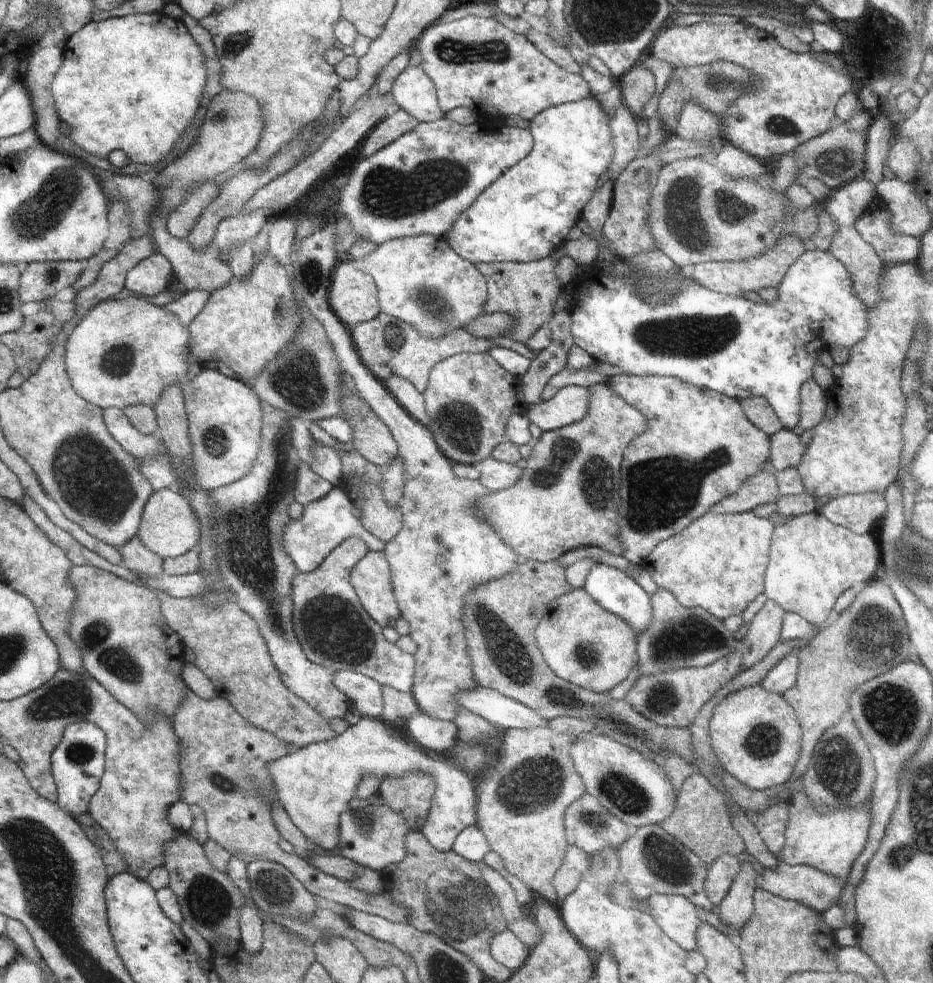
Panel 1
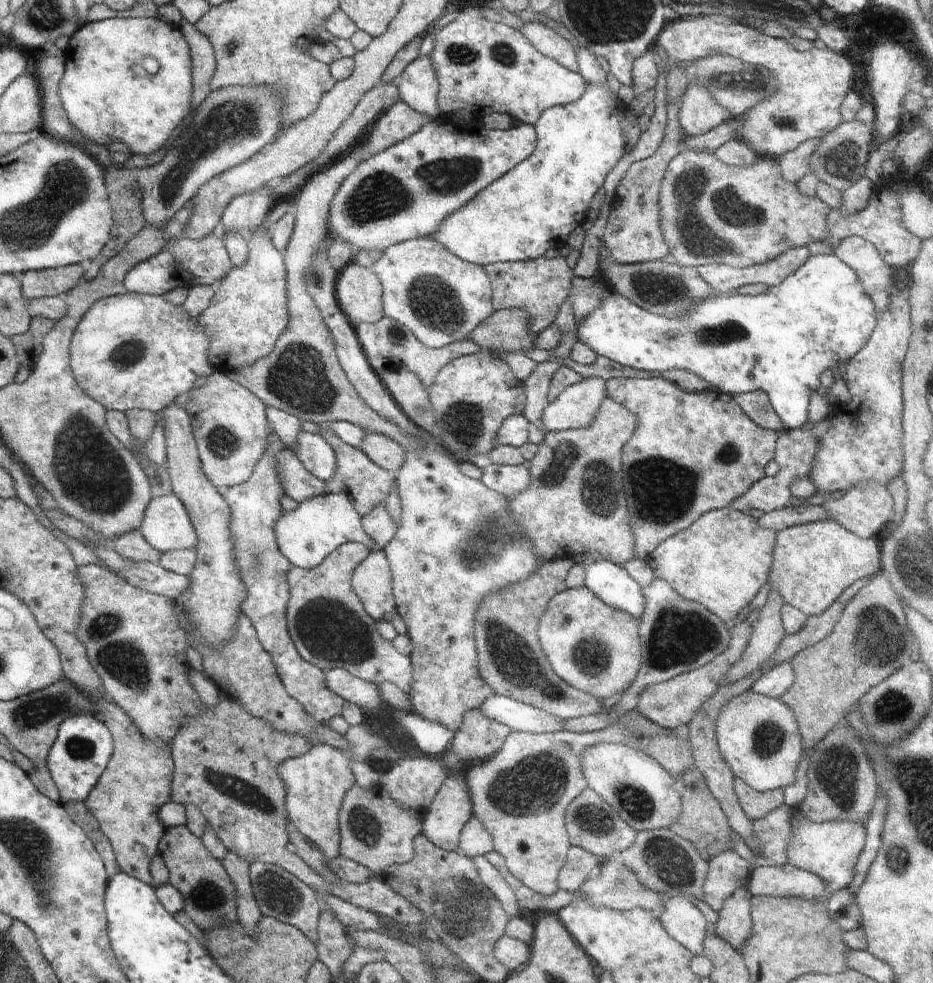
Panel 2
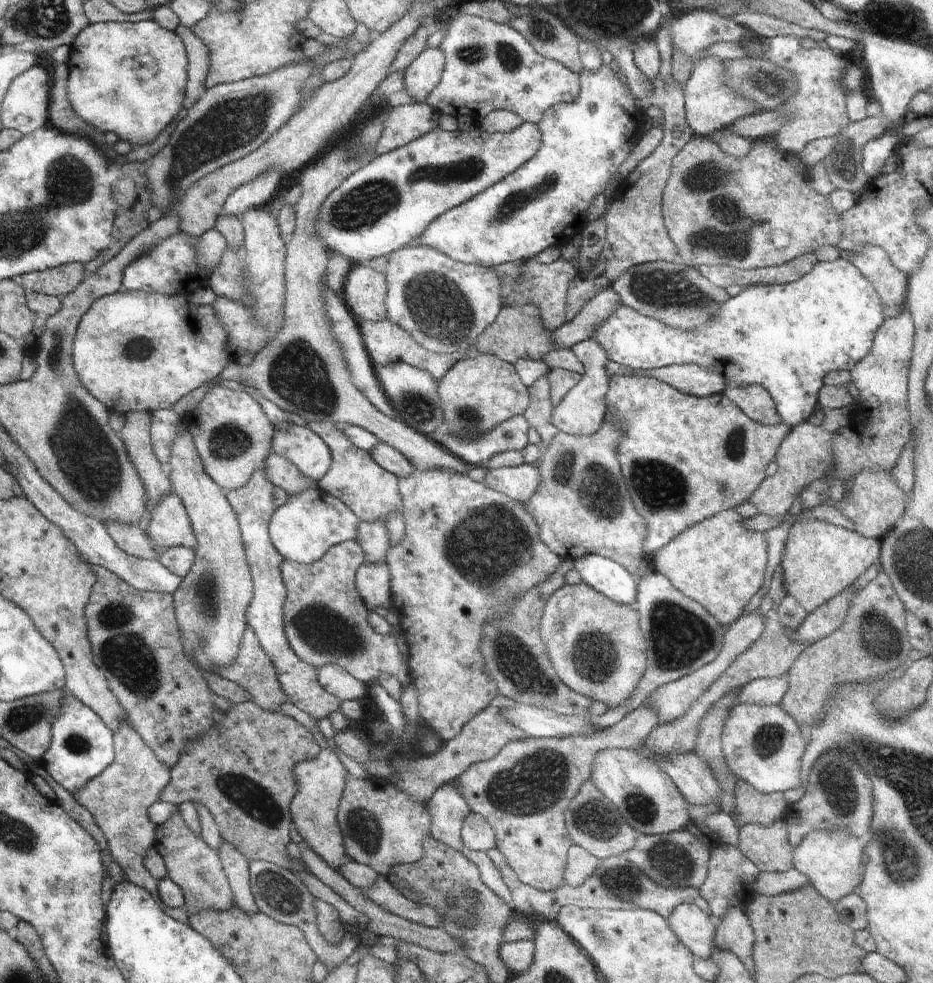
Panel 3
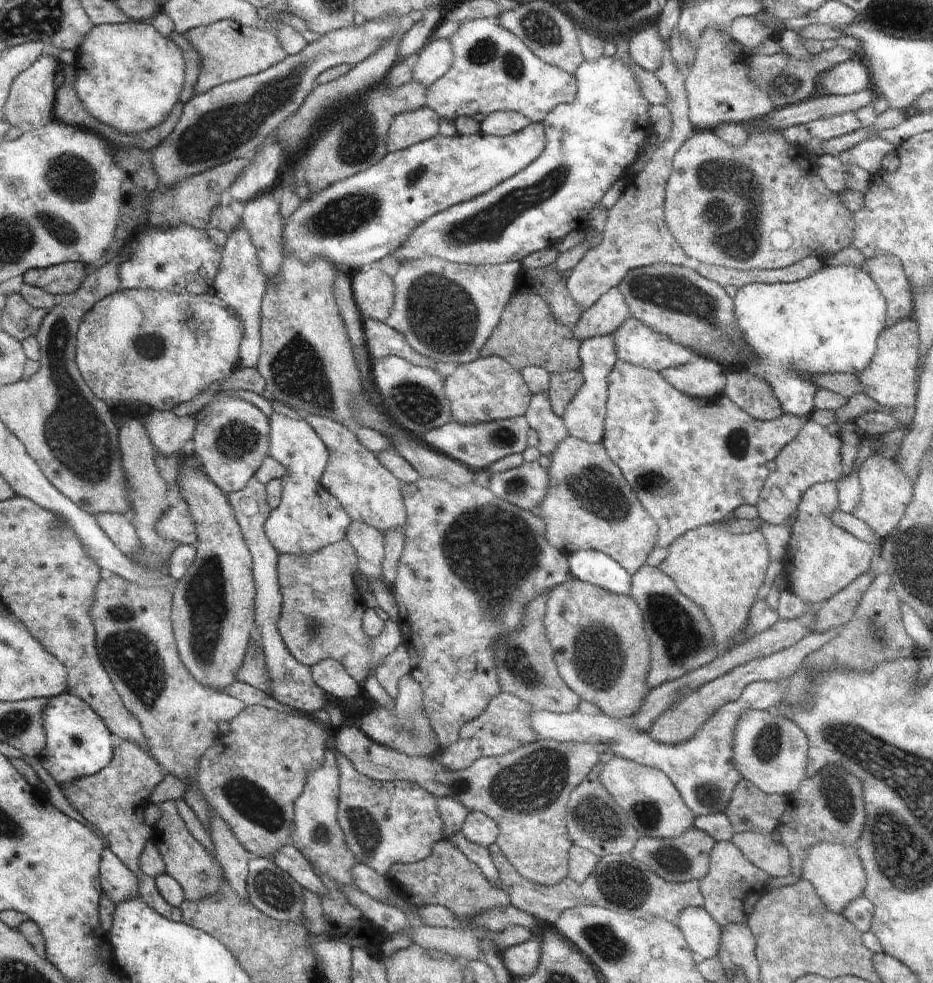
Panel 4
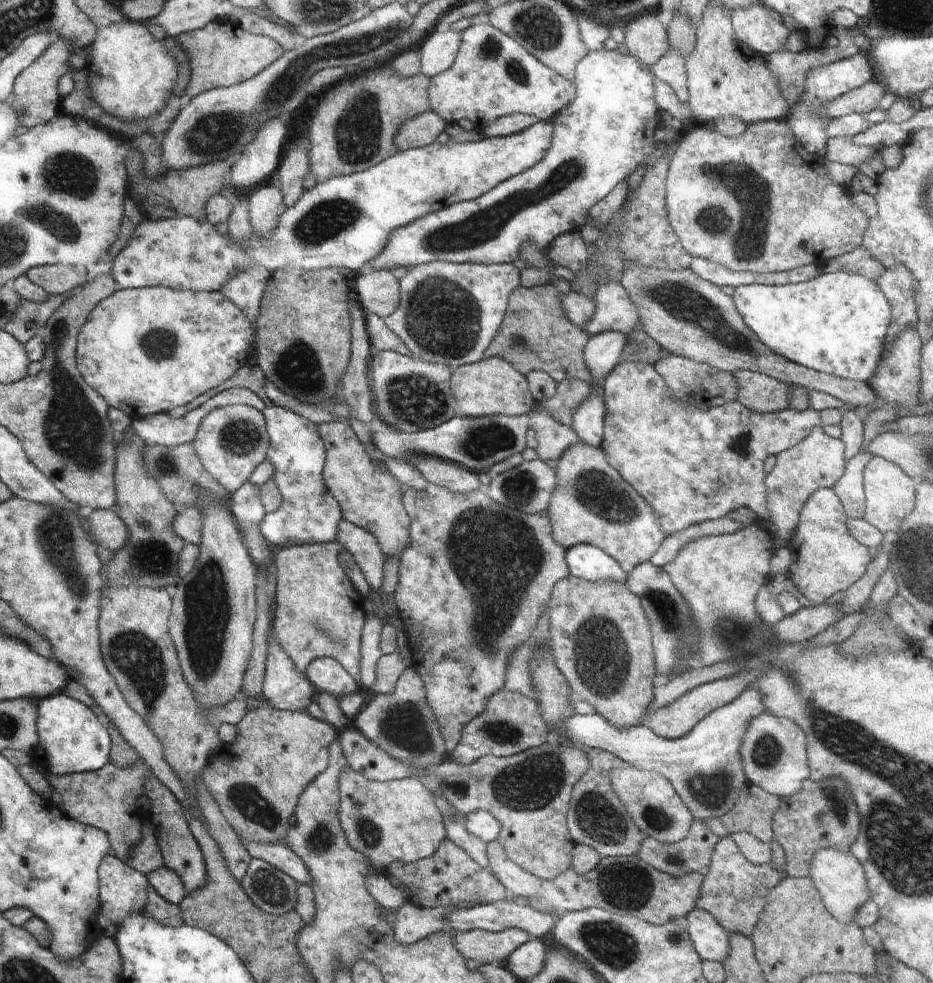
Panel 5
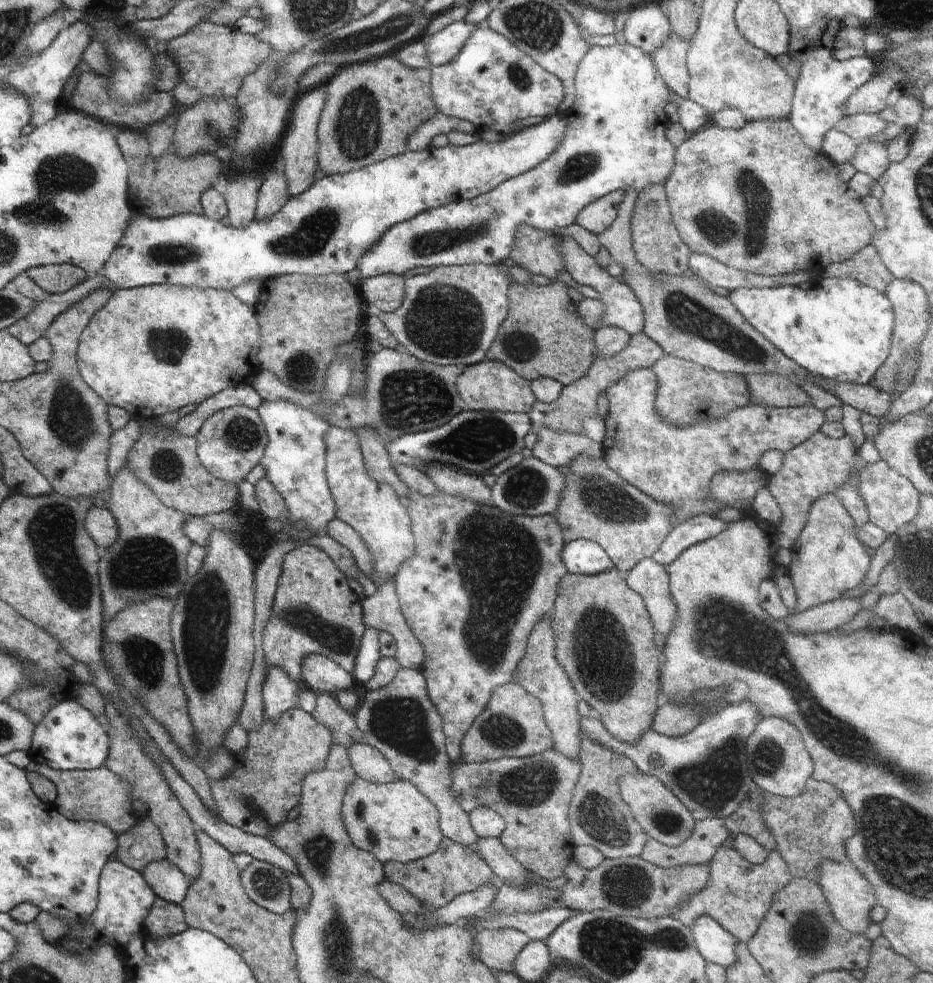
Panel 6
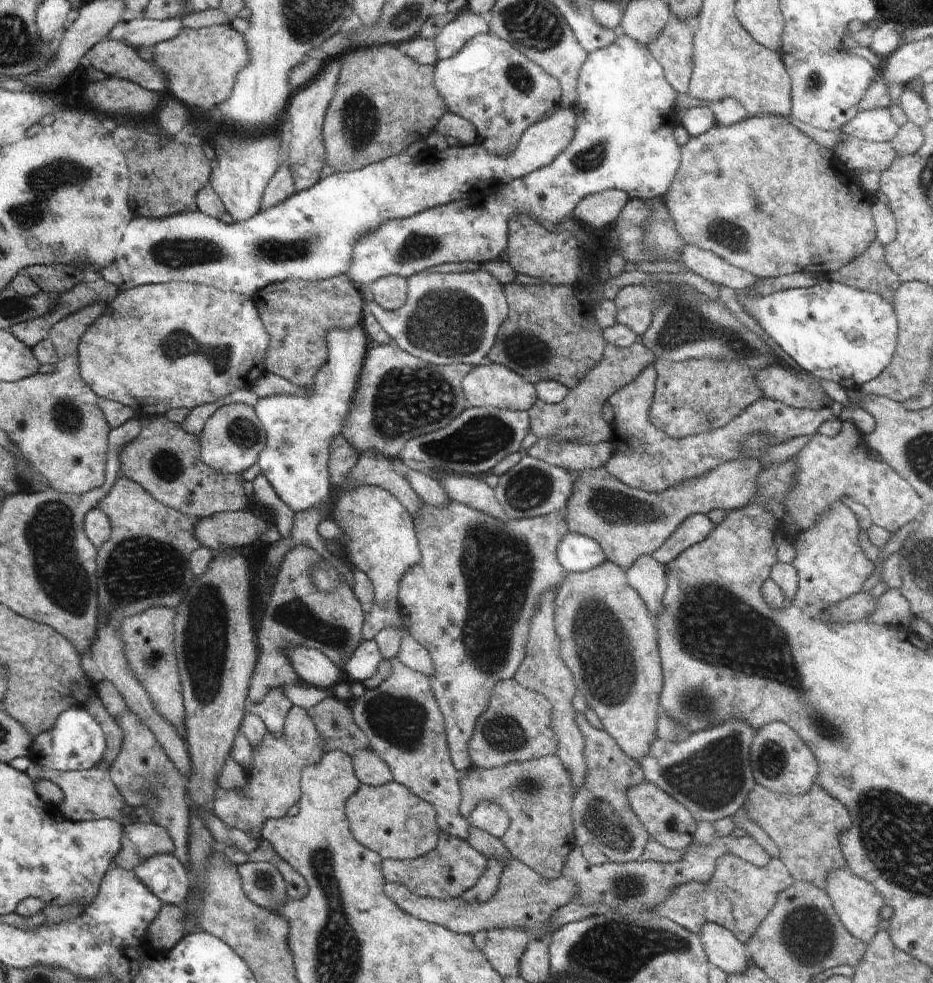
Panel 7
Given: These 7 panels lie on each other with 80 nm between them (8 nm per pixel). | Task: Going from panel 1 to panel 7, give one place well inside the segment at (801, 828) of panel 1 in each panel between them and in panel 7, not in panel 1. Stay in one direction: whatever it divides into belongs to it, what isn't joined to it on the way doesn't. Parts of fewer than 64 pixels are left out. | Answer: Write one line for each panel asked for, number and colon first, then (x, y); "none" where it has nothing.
2: (830, 850)
3: (832, 861)
4: (837, 873)
5: (840, 879)
6: (851, 897)
7: (858, 904)

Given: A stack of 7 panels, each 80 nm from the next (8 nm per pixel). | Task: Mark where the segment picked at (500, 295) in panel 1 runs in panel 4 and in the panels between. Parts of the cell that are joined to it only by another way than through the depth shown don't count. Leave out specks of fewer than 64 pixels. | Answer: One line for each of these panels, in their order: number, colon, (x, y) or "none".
2: (540, 286)
3: (546, 286)
4: (546, 283)

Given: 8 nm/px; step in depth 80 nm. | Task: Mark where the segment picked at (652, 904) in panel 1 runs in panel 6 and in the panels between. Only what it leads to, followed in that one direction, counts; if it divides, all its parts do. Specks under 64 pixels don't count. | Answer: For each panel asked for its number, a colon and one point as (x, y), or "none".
2: (684, 921)
3: (692, 925)
4: (702, 933)
5: (710, 941)
6: (715, 944)

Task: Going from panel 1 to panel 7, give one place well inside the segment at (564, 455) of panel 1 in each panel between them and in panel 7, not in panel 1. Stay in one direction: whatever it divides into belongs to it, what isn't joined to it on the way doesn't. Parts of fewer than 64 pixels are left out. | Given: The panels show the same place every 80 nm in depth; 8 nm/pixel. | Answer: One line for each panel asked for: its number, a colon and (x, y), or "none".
2: (575, 503)
3: (582, 506)
4: (589, 505)
5: (592, 504)
6: (596, 504)
7: (627, 523)

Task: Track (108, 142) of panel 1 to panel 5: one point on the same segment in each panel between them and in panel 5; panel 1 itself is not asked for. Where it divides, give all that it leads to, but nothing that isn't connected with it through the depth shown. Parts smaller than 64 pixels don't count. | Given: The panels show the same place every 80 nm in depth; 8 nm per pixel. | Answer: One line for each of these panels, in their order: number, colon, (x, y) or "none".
2: (130, 80)
3: (128, 78)
4: (129, 76)
5: (130, 74)

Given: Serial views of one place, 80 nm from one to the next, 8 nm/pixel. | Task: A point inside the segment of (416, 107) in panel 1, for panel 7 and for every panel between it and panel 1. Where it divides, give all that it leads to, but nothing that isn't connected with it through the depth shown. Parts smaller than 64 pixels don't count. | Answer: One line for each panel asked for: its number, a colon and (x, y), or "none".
2: (418, 85)
3: (425, 72)
4: (430, 64)
5: (437, 53)
6: (441, 47)
7: (468, 24)

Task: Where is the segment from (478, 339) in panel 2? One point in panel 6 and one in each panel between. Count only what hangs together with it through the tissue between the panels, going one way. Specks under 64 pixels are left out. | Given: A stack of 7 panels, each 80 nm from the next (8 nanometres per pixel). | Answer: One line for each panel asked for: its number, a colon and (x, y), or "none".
3: (517, 333)
4: (527, 335)
5: (534, 335)
6: (542, 336)

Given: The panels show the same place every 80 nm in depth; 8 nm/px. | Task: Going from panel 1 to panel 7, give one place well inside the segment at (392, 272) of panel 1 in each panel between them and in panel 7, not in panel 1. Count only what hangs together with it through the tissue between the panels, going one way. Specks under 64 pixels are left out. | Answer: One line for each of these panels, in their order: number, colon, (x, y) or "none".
2: (441, 298)
3: (445, 305)
4: (447, 311)
5: (448, 313)
6: (451, 316)
7: (448, 318)

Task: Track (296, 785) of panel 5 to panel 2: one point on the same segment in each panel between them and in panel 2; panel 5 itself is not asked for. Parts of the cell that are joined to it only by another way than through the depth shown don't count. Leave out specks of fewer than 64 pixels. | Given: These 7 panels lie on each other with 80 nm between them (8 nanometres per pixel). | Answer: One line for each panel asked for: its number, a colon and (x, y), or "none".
2: (226, 760)
3: (242, 771)
4: (251, 777)

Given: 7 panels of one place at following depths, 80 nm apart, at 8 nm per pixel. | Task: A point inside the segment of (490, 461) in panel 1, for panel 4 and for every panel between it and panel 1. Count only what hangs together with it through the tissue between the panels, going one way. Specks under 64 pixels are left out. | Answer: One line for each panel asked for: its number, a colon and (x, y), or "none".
2: (510, 480)
3: (520, 483)
4: (525, 486)

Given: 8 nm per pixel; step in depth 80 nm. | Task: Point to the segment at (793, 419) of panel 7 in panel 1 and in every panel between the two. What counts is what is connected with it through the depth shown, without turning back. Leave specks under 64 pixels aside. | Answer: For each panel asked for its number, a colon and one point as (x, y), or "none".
1: (700, 448)
2: (691, 453)
3: (684, 458)
4: (691, 461)
5: (691, 465)
6: (674, 465)

